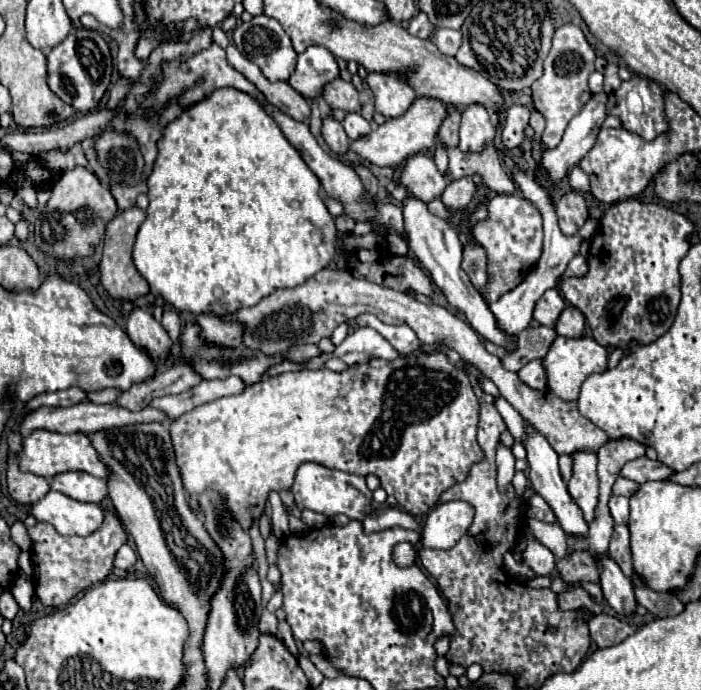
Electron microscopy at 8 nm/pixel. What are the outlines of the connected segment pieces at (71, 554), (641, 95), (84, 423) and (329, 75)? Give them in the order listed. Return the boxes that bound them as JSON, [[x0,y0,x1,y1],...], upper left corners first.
[[28,508,126,608],[608,76,668,140],[20,400,166,436],[288,46,338,102]]

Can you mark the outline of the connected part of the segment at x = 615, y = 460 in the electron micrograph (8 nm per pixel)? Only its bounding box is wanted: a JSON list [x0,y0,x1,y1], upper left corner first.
[598,440,646,466]

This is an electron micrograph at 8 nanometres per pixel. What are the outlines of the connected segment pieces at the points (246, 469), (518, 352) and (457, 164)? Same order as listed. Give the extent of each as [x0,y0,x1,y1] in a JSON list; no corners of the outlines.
[[168,352,482,530],[502,326,556,372],[446,144,517,194]]

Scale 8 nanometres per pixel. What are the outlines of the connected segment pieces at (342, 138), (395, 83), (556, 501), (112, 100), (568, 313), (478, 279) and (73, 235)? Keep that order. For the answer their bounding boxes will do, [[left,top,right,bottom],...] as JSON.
[[322,116,350,156],[366,72,416,118],[524,424,588,538],[104,78,128,110],[556,304,586,338],[462,244,488,290],[34,166,118,260]]

